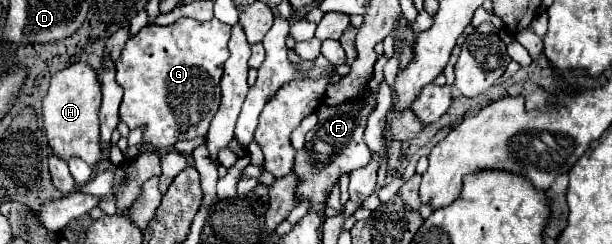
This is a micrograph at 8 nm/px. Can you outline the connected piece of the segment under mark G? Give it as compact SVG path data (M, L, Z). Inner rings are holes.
M178 19L172 25L146 25L140 33L128 39L122 49L120 59L116 61L116 81L124 89L124 99L120 105L120 119L130 127L140 127L144 131L144 141L152 147L172 147L180 139L206 137L212 117L220 105L220 77L222 65L228 59L228 33L230 25L212 21L196 21L196 19Z

